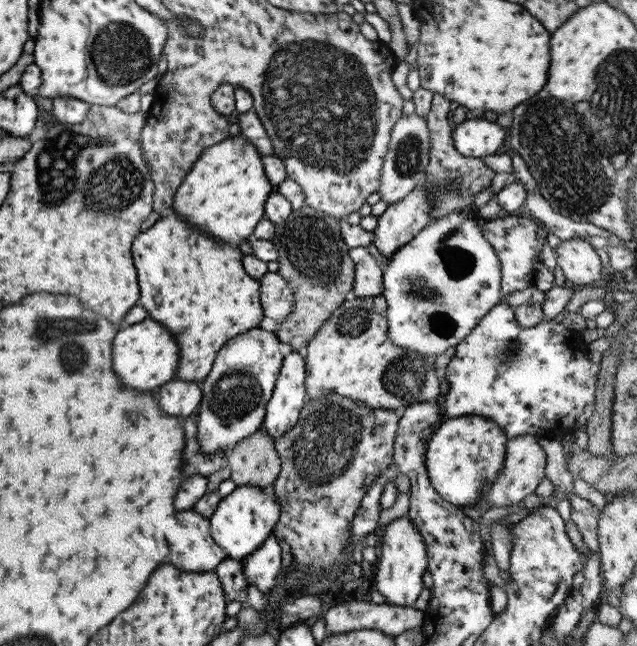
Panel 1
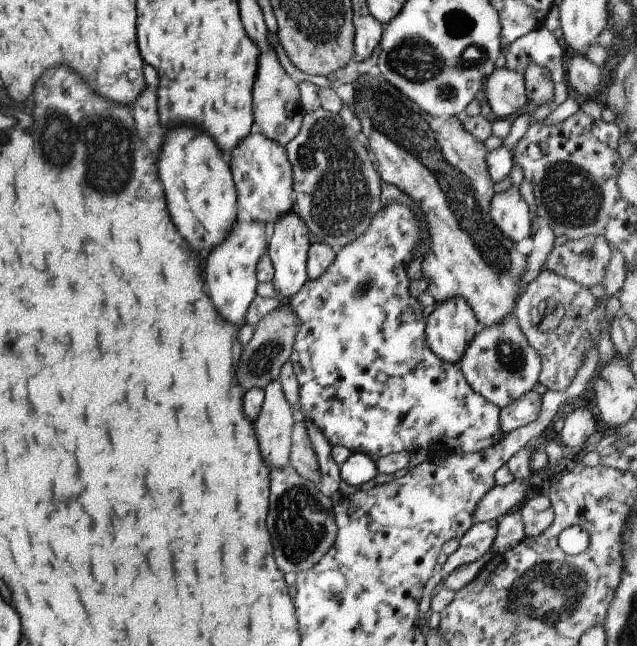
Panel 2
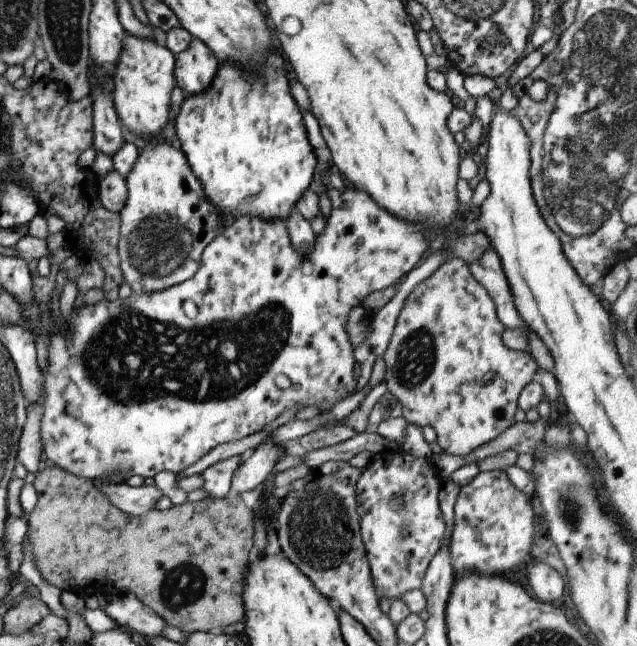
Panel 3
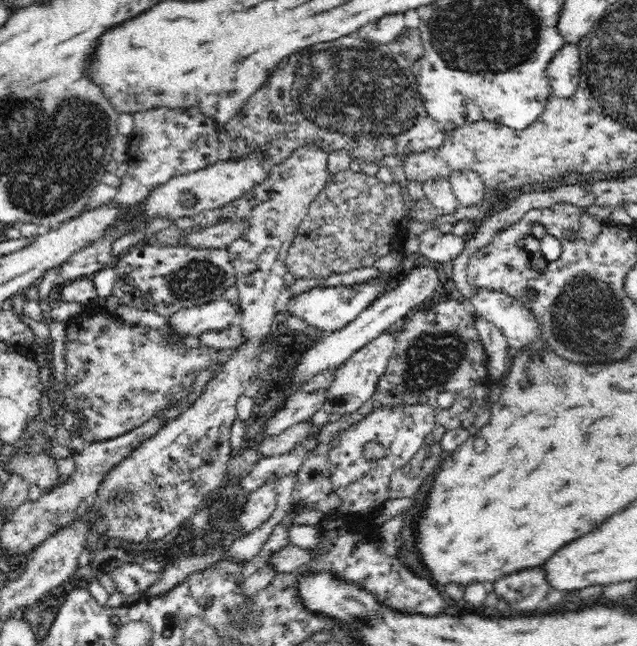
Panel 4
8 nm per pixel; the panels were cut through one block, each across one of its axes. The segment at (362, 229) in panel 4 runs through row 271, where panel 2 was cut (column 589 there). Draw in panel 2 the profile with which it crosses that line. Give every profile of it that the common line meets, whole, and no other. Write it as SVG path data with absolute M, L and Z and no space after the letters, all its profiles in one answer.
M547 269L541 270L539 276L518 295L513 314L527 342L540 358L538 383L546 390L565 391L581 366L585 352L591 346L597 346L601 322L605 318L605 306L601 301L604 299L593 297L587 287Z

